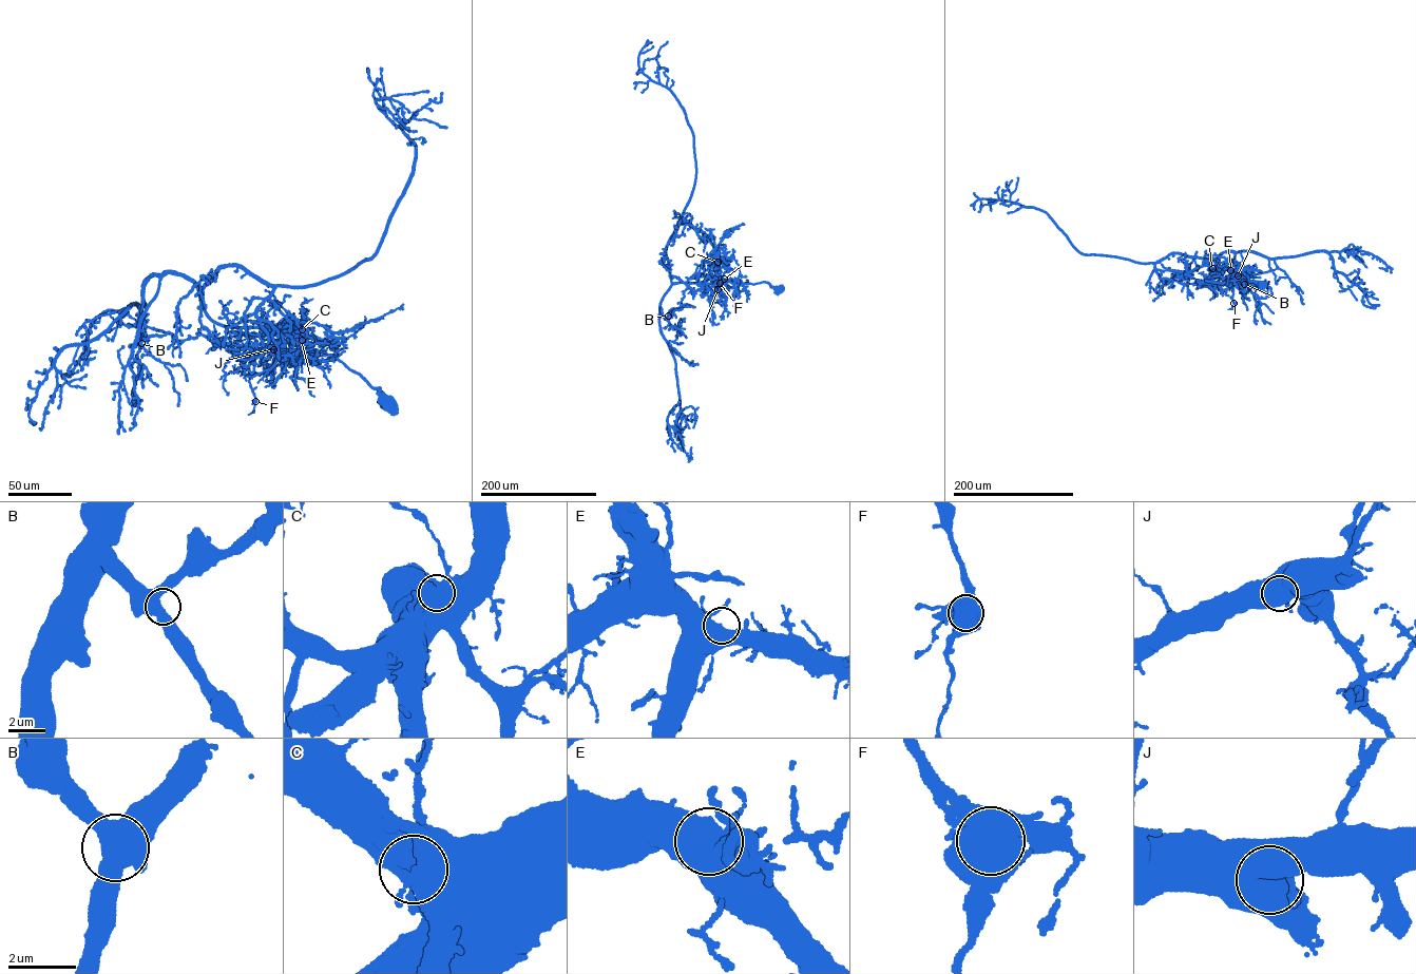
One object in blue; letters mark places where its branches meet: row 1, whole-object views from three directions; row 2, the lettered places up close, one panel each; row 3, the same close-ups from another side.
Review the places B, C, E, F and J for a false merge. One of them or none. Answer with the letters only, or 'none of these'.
F

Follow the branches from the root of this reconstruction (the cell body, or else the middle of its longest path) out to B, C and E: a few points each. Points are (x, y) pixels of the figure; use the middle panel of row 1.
B: (777, 288), (763, 282), (729, 287), (716, 275), (699, 283), (674, 284), (661, 303), (664, 318), (668, 316)
C: (777, 288), (763, 282), (729, 287), (716, 274), (718, 262)
E: (777, 288), (763, 282), (729, 287), (724, 279)

